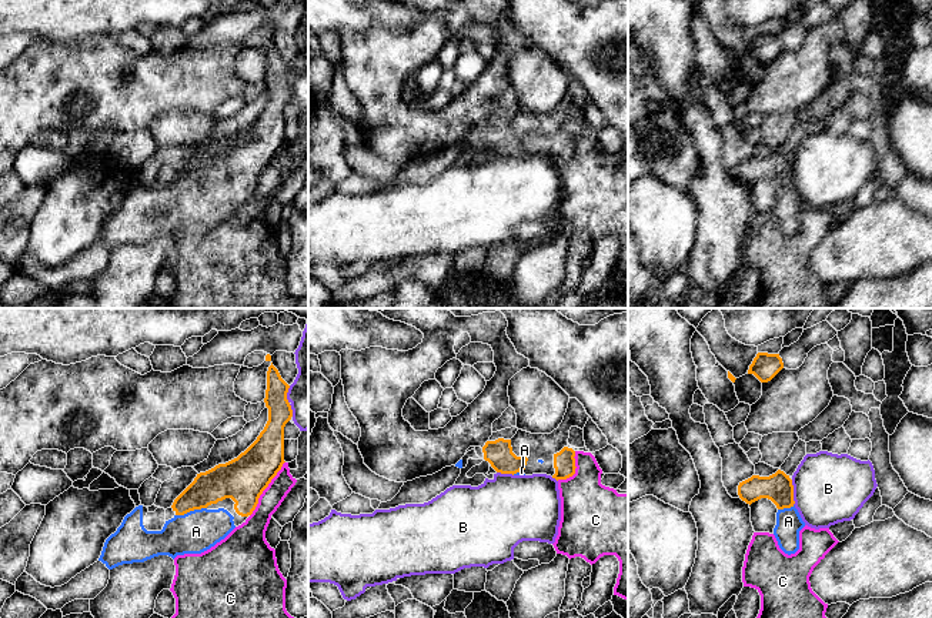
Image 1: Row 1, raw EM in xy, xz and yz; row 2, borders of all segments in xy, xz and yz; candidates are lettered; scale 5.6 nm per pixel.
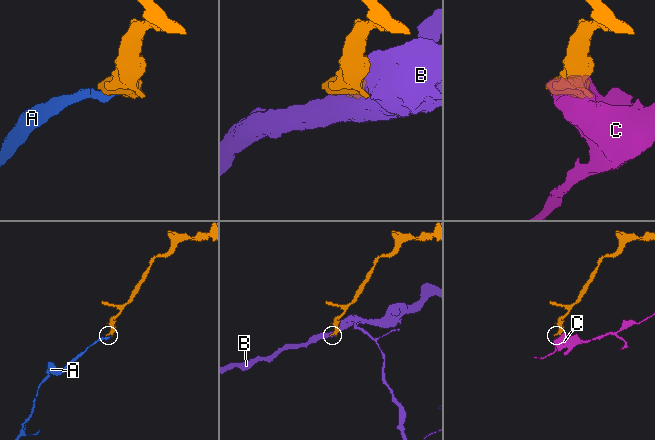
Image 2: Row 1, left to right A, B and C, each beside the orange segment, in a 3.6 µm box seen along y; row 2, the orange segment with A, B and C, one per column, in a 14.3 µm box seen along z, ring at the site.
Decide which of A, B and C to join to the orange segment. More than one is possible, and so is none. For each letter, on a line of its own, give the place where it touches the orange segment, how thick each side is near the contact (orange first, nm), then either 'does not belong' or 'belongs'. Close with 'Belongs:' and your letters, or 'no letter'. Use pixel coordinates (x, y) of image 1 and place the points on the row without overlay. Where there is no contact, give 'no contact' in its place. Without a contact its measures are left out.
A: xy (190, 190) | 190/240 nm | belongs
B: yz (792, 173) | 160/400 nm | does not belong
C: xy (266, 167) | 260/130 nm | does not belong
Belongs: A

